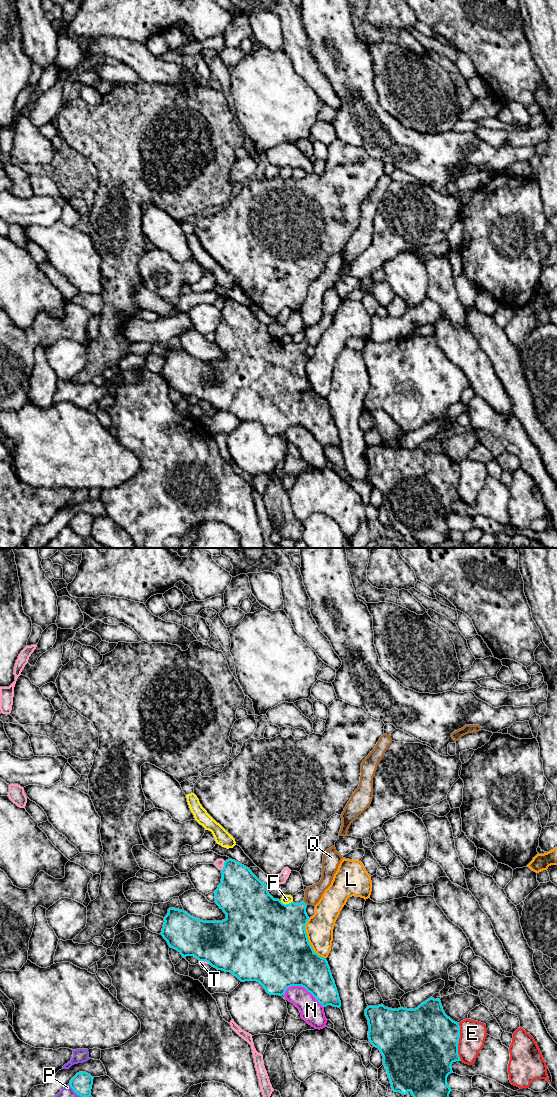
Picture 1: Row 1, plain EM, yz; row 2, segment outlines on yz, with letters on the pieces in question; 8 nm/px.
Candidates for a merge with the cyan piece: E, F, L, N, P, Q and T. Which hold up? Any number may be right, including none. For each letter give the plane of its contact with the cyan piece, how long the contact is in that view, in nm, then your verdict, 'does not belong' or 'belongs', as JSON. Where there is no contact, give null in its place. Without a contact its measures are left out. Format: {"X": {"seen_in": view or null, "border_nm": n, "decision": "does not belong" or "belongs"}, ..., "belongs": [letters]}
{"E": {"seen_in": "yz", "border_nm": 300, "decision": "does not belong"}, "F": {"seen_in": "yz", "border_nm": 110, "decision": "does not belong"}, "L": {"seen_in": "yz", "border_nm": 360, "decision": "does not belong"}, "N": {"seen_in": "yz", "border_nm": 340, "decision": "does not belong"}, "P": {"seen_in": "yz", "border_nm": 200, "decision": "does not belong"}, "Q": {"seen_in": "yz", "border_nm": 50, "decision": "belongs"}, "T": {"seen_in": "yz", "border_nm": 90, "decision": "does not belong"}, "belongs": ["Q"]}

